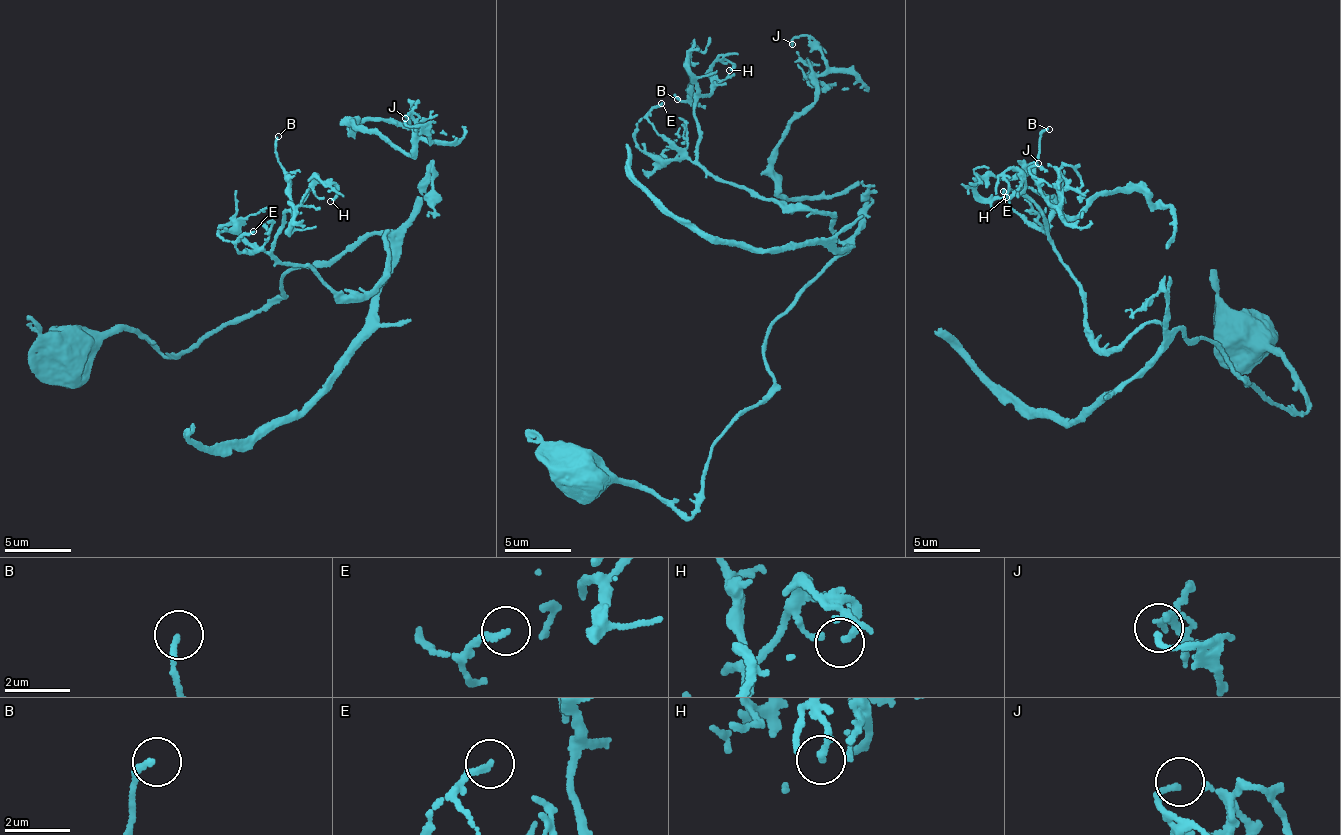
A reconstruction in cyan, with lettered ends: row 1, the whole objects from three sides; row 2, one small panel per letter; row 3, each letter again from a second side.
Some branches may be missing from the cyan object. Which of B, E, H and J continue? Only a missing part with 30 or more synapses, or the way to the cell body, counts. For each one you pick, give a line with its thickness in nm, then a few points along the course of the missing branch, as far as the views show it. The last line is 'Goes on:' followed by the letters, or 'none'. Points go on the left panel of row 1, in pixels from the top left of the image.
Goes on: none

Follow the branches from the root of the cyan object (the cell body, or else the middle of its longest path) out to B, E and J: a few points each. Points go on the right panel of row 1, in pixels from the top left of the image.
B: (1236, 336), (1282, 358), (1303, 410), (1159, 322), (1101, 350), (1043, 213), (977, 193), (1014, 178), (1049, 129)
E: (1236, 336), (1282, 358), (1303, 410), (1159, 322), (1101, 350), (1054, 242), (1003, 191)
J: (1236, 336), (1282, 358), (1303, 410), (1165, 326), (1167, 204), (1096, 194), (1069, 215), (1030, 174), (1038, 163)

